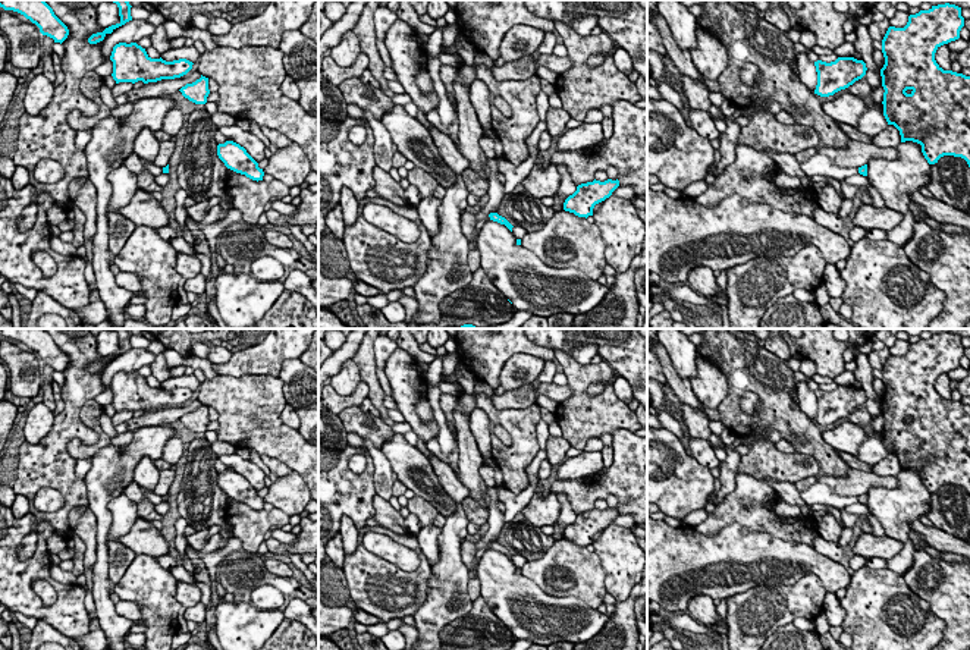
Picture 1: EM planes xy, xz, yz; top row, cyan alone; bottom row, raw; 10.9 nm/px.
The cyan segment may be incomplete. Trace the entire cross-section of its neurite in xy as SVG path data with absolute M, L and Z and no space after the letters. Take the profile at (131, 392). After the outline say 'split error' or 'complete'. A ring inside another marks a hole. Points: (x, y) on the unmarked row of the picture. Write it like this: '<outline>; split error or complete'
M119 371L113 376L110 389L113 390L113 408L119 411L138 411L144 412L157 411L161 408L175 408L186 403L192 398L192 390L179 387L166 390L151 387L145 377L136 371Z; complete

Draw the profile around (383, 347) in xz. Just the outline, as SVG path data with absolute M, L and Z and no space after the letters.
M379 335L379 337L374 340L374 355L377 368L384 370L386 359L390 354L393 354L395 349L398 349L396 340Z

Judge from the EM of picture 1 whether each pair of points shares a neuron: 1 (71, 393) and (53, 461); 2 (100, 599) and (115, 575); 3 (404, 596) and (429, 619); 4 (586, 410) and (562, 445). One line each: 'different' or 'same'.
1: same
2: different
3: different
4: different

